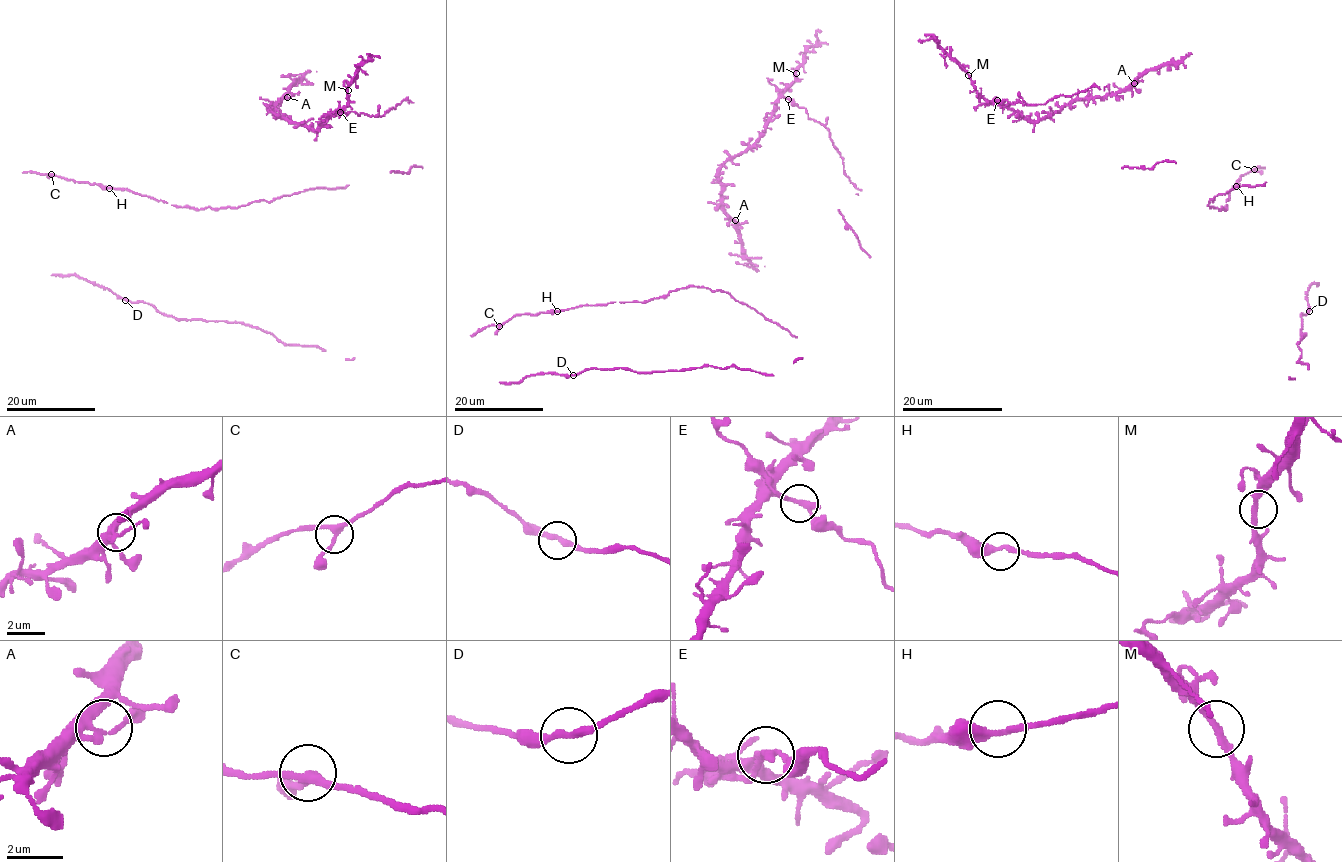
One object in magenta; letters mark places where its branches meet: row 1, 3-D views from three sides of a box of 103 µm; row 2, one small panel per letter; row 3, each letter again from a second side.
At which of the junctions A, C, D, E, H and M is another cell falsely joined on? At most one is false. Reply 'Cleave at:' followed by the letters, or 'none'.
Cleave at: E

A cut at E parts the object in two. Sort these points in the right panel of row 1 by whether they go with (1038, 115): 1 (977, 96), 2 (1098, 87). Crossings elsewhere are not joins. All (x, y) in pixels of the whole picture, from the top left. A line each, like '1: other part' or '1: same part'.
1: same part
2: other part

